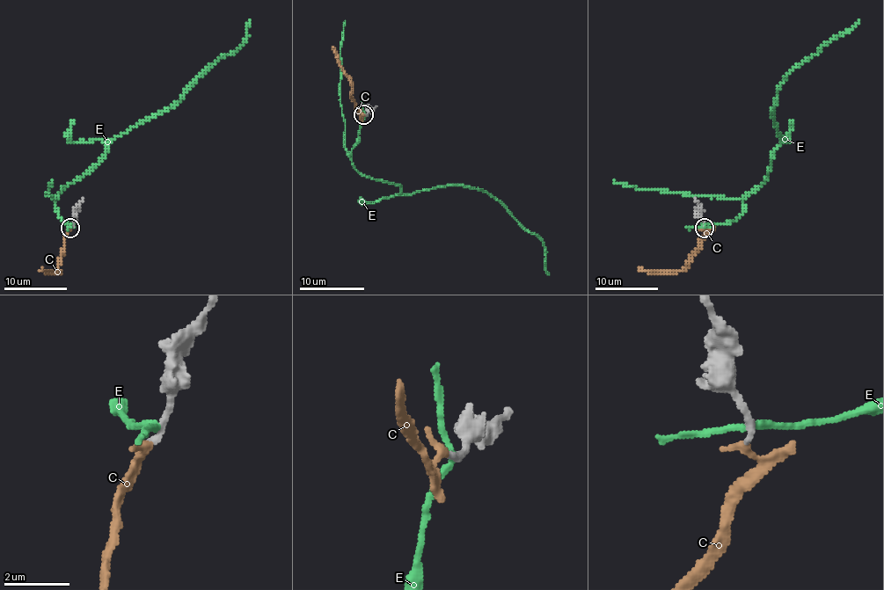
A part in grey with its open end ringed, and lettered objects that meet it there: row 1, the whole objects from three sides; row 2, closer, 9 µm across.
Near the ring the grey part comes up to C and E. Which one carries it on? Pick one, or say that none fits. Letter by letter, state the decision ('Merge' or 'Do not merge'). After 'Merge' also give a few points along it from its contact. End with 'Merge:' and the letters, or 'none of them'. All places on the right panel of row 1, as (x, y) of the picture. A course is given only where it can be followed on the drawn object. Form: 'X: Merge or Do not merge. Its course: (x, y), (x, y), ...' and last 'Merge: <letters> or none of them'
C: Merge. Its course: (704, 227), (707, 235), (699, 251), (683, 268), (668, 271), (638, 270)
E: Do not merge
Merge: C

